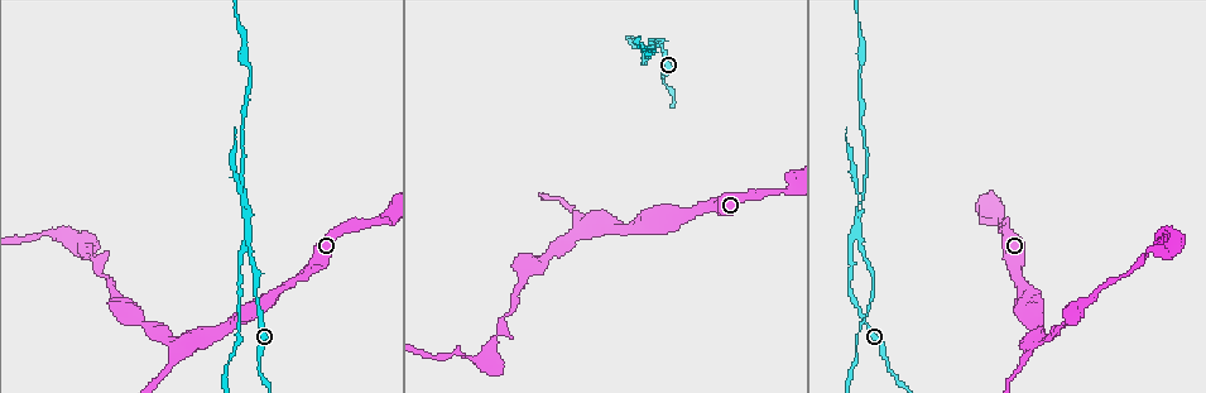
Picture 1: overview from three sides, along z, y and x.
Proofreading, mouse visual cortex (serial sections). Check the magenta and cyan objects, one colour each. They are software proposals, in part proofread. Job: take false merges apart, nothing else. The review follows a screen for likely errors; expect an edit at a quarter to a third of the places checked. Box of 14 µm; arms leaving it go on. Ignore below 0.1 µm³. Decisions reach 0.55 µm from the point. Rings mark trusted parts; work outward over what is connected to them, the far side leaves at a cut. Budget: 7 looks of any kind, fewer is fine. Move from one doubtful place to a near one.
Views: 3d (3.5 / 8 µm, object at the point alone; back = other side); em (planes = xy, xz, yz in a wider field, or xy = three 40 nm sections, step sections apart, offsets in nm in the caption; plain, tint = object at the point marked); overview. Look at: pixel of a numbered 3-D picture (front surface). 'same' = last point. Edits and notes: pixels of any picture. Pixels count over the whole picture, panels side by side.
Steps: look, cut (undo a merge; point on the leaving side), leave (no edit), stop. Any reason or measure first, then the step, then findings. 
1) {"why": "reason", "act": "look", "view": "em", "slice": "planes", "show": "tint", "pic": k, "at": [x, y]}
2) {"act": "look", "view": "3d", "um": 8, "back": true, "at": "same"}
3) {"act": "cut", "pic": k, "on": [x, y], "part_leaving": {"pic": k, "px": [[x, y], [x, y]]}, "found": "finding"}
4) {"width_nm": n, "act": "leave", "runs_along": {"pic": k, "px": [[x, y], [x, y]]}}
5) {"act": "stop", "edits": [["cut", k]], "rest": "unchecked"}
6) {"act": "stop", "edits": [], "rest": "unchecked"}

{"why": "branch point", "act": "look", "view": "3d", "um": 3.5, "pic": 1, "at": [1030, 342]}

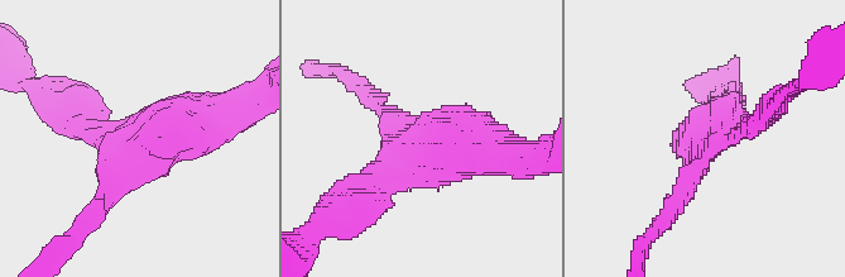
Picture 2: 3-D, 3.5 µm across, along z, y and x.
{"why": "shape alone is not enough", "act": "look", "view": "em", "slice": "xy", "step": 5, "show": "tint", "pic": 2, "at": [704, 139]}

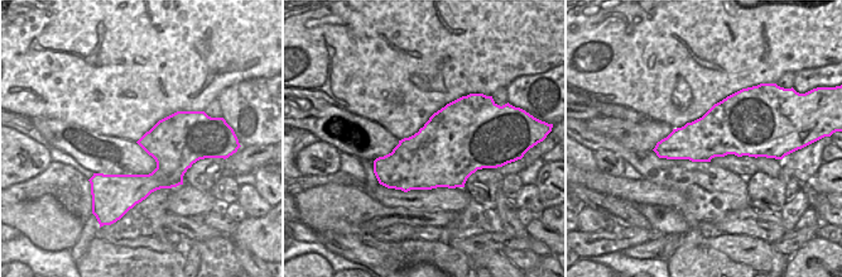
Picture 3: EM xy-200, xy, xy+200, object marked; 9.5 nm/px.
{"width_nm": 650, "act": "leave", "runs_along": {"pic": 2, "px": [[539, 152], [416, 154], [384, 177]]}, "found": "all the same cell"}

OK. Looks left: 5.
{"why": "sharp bend", "act": "look", "view": "3d", "um": 3.5, "pic": 1, "at": [654, 41]}

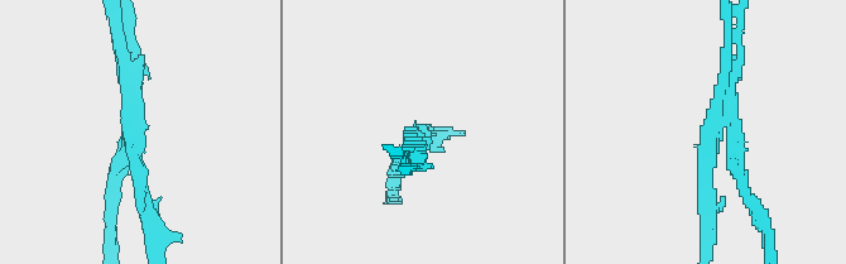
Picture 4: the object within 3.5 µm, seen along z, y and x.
{"why": "shape alone is not enough", "act": "look", "view": "em", "slice": "xy", "step": 5, "show": "tint", "pic": 4, "at": [132, 121]}

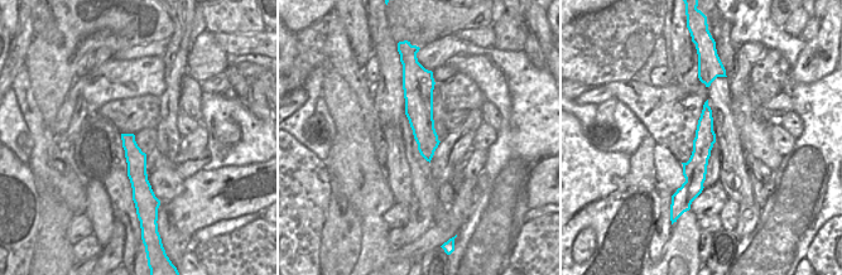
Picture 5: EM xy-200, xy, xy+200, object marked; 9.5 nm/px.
{"width_nm": 260, "act": "cut", "pic": 4, "on": [123, 167], "found": "a second cell is stuck on"}

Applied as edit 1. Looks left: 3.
{"act": "look", "view": "overview"}

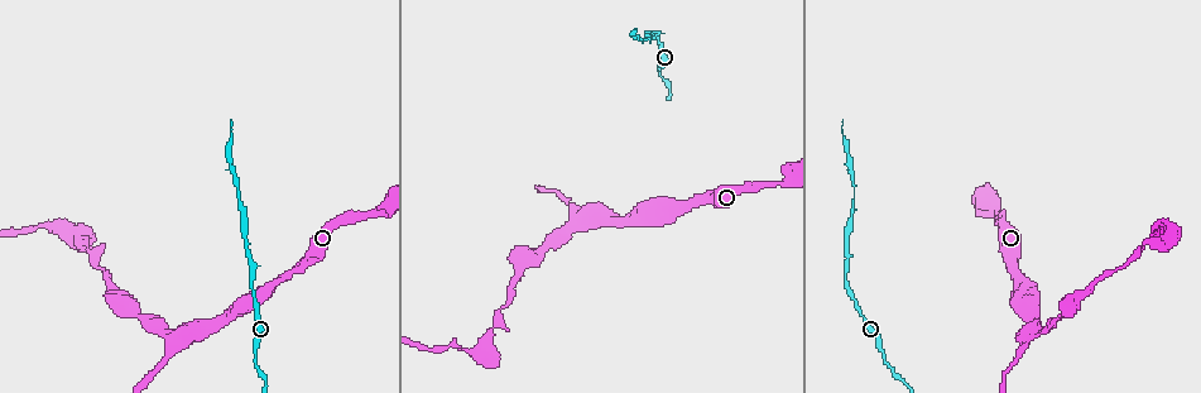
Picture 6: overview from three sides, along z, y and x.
{"why": "narrows sharply", "act": "look", "view": "3d", "um": 3.5, "pic": 6, "at": [485, 346]}

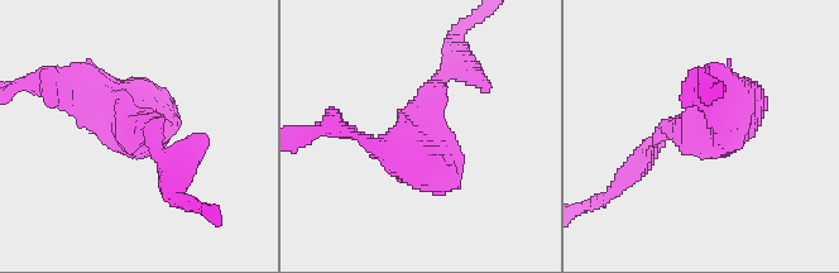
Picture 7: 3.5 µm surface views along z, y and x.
{"why": "now the EM", "act": "look", "view": "em", "slice": "xy", "step": 3, "show": "tint", "pic": 7, "at": [415, 130]}

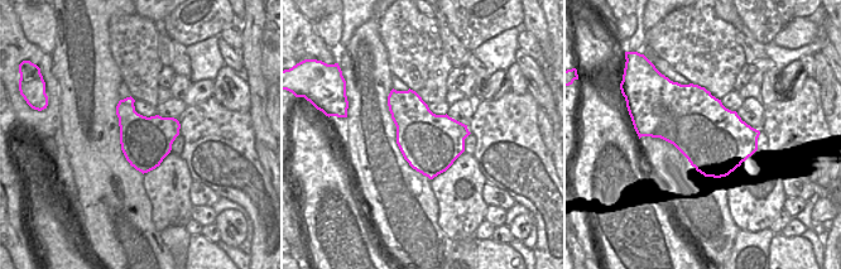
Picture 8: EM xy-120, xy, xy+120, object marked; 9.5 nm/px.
{"act": "leave", "runs_along": {"pic": 7, "px": [[157, 143], [106, 96], [56, 85]]}, "found": "all the same cell"}

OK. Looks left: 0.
{"act": "stop", "edits": [["cut", 4]], "rest": "unchecked"}

